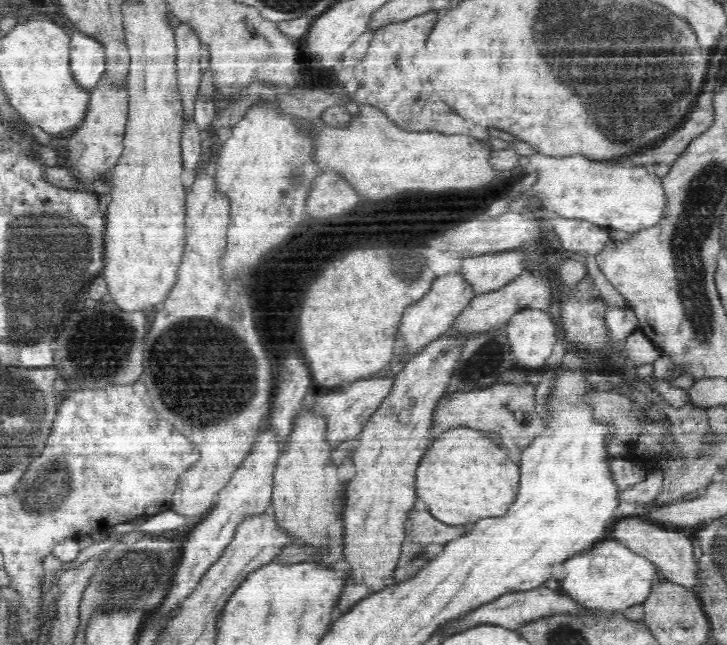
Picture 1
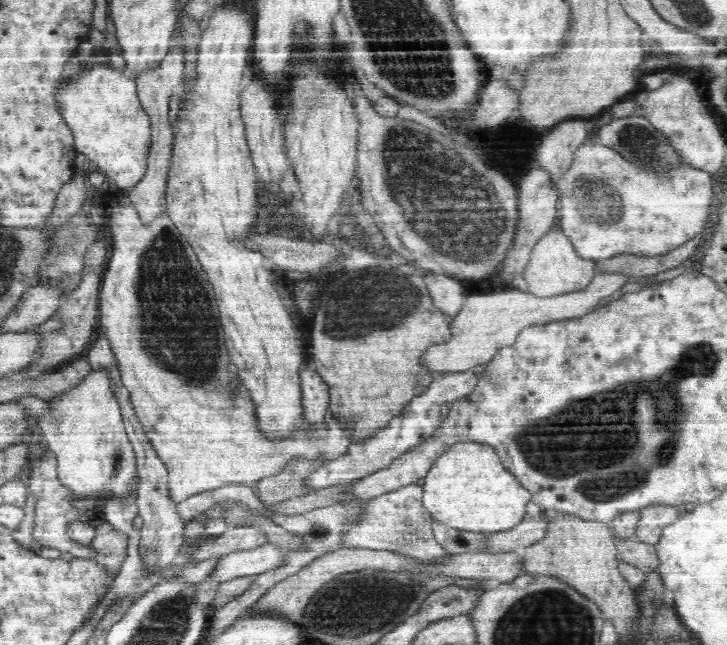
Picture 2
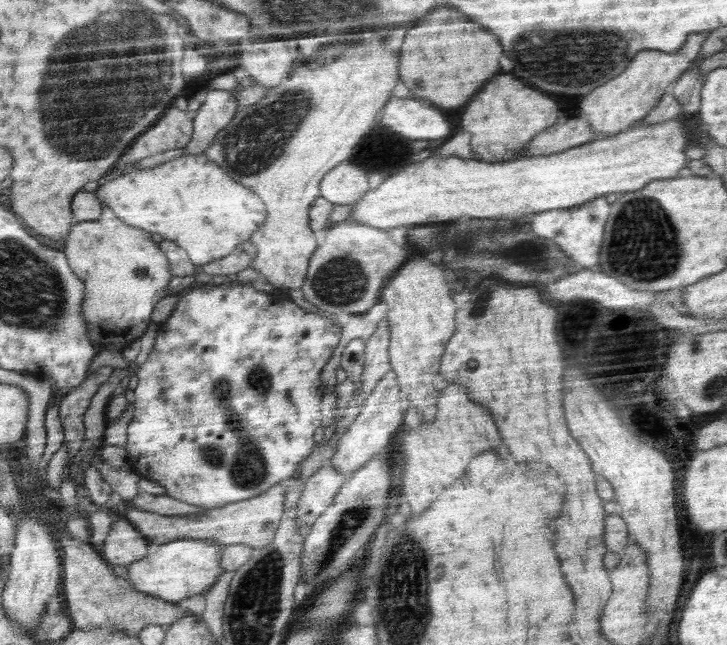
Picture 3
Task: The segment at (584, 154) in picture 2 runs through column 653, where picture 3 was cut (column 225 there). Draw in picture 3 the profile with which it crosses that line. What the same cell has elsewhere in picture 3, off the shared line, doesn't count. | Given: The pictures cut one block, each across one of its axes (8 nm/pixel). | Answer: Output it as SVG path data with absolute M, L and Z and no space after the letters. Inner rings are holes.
M203 154L188 155L172 159L164 164L144 170L134 169L134 164L125 166L126 173L106 181L94 191L101 204L112 208L114 213L134 228L156 232L160 236L175 242L183 248L192 264L204 265L225 258L232 254L242 243L252 238L269 213L265 201L256 196L250 188L234 181L215 161L210 161Z

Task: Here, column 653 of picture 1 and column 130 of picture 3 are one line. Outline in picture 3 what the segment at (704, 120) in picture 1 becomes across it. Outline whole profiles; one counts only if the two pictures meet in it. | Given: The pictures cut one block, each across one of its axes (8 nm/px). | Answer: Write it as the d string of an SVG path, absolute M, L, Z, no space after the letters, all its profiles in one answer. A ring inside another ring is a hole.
M170 108L152 128L133 141L132 146L117 160L117 168L125 168L158 152L182 149L193 138L193 127L193 120L184 111Z

